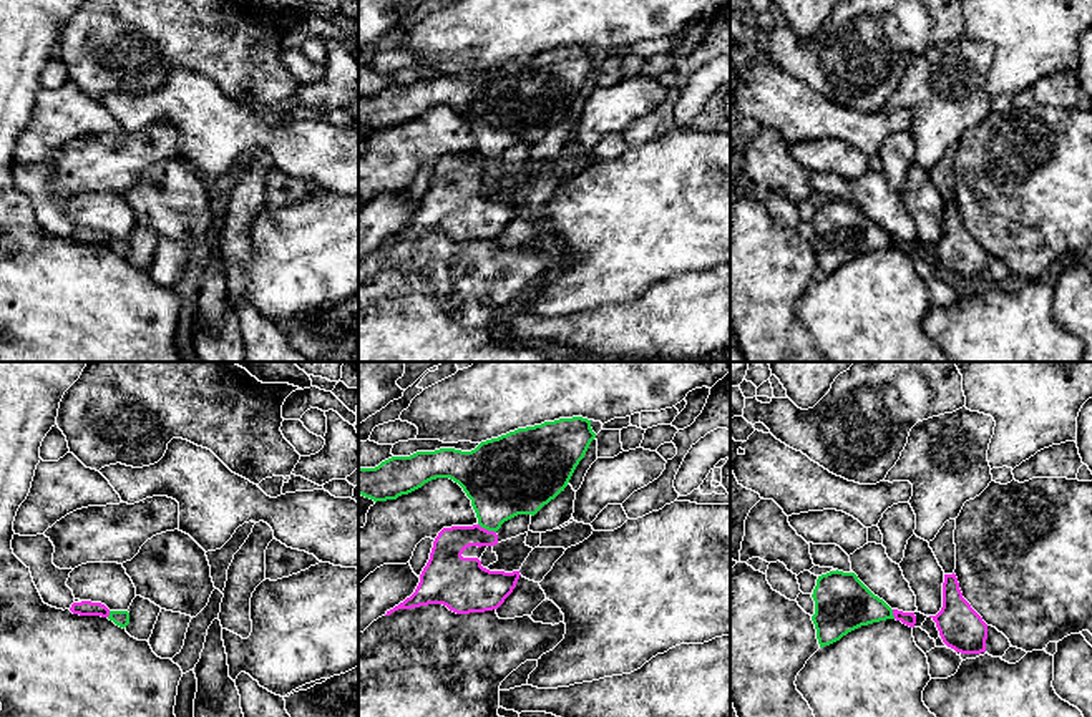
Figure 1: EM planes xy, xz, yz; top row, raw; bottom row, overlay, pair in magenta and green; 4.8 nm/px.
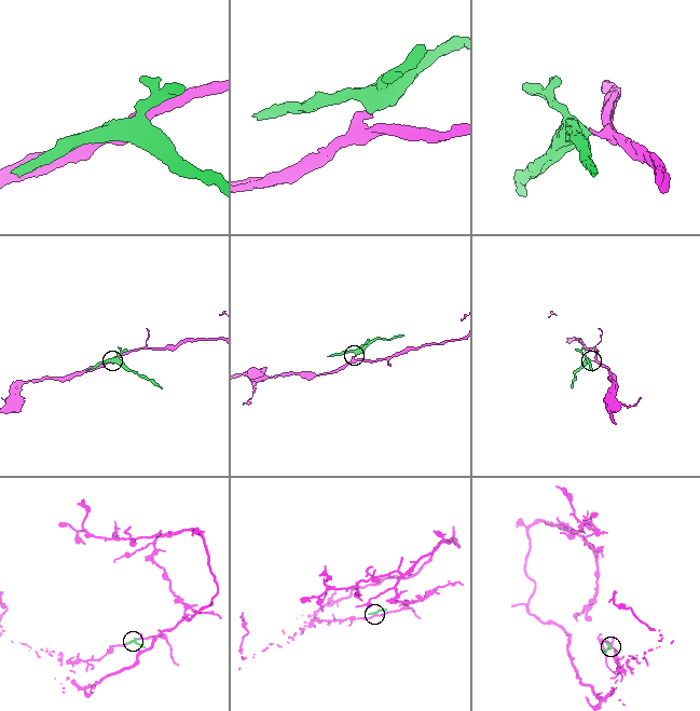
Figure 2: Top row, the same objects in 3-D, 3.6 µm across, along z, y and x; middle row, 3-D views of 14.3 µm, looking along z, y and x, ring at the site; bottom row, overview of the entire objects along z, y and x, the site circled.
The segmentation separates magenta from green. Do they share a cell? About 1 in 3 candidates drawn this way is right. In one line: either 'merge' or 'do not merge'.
do not merge

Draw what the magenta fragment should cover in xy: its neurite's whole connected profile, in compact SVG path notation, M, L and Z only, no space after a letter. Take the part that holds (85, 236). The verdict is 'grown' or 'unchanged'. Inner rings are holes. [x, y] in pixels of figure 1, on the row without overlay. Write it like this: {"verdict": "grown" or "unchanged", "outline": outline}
{"verdict": "unchanged", "outline": "M91 229L73 231L70 239L80 244L110 244L110 237L105 232Z"}

